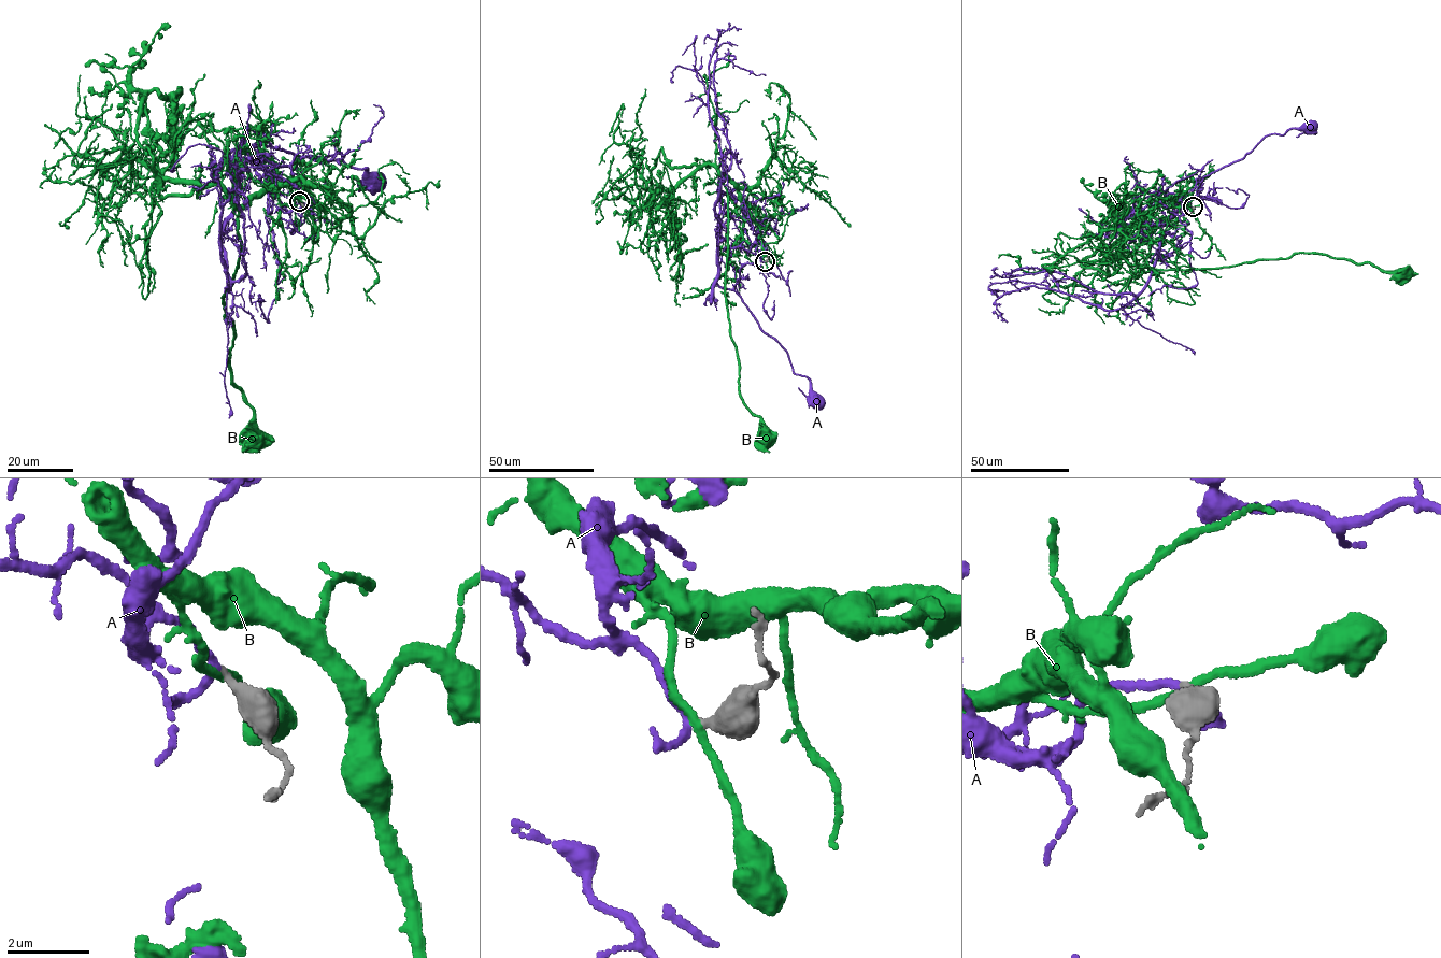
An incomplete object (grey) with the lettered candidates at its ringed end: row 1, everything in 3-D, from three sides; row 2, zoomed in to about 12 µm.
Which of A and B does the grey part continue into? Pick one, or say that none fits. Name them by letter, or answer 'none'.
A

